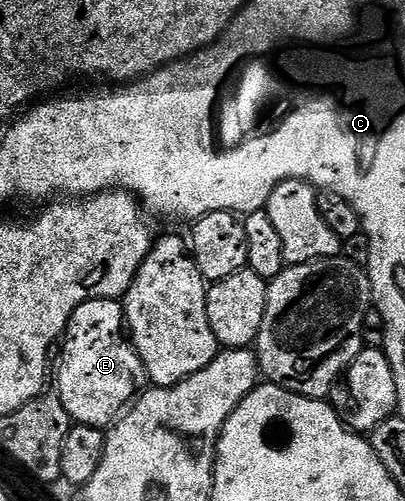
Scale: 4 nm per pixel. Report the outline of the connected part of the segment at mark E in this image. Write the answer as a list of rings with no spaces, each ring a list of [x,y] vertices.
[[[119,299],[82,302],[64,331],[63,344],[55,385],[62,406],[66,406],[75,423],[107,429],[149,383],[140,355],[126,335],[123,303]]]

